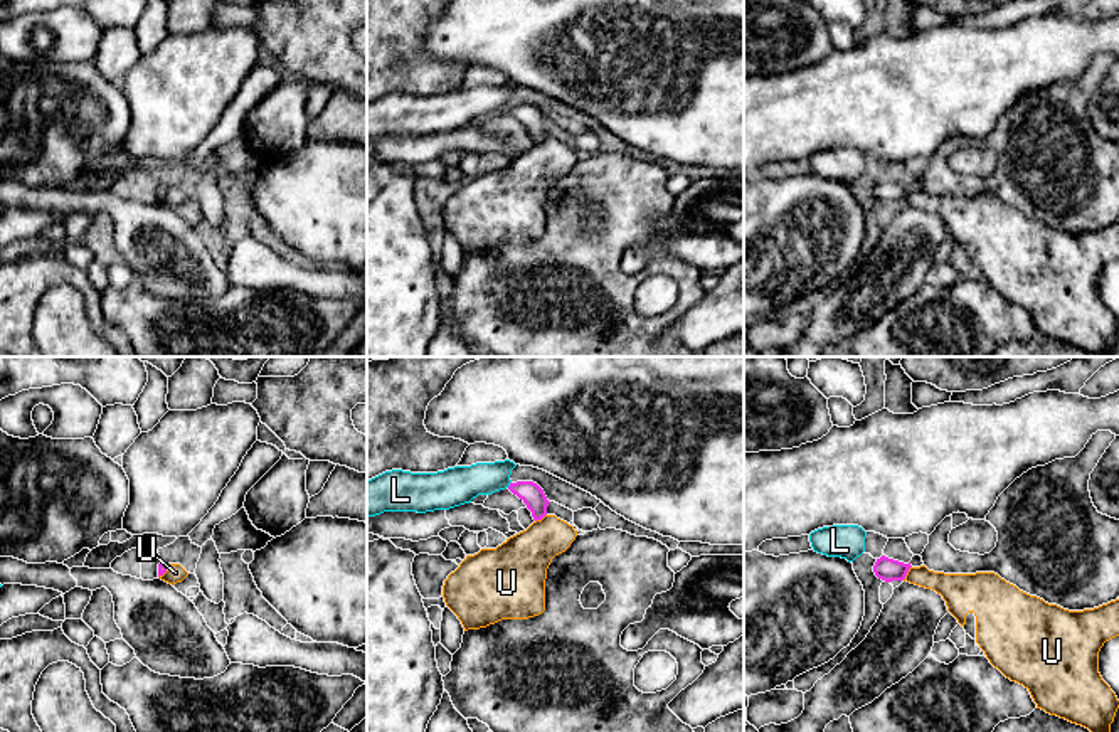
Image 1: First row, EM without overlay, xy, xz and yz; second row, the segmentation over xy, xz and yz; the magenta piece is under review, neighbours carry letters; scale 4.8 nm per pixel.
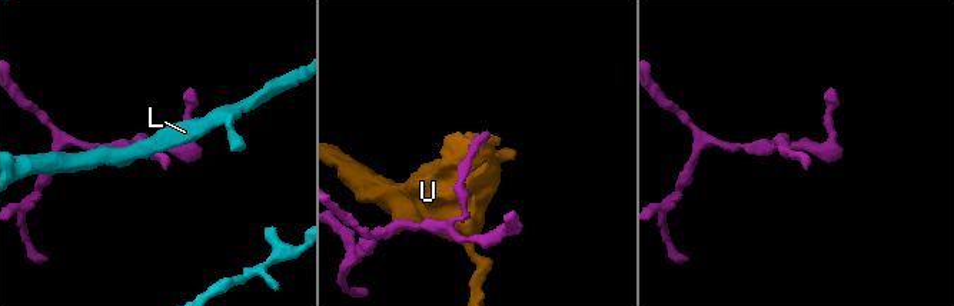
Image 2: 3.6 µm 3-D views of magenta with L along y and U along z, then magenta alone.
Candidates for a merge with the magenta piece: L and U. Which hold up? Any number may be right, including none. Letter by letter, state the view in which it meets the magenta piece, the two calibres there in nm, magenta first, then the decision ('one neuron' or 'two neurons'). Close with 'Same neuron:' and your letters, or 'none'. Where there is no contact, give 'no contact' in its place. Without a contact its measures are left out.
L: contact in xz; calibres 110 and 180 nm; two neurons
U: contact in yz; calibres 110 and 160 nm; two neurons
Same neuron: none

